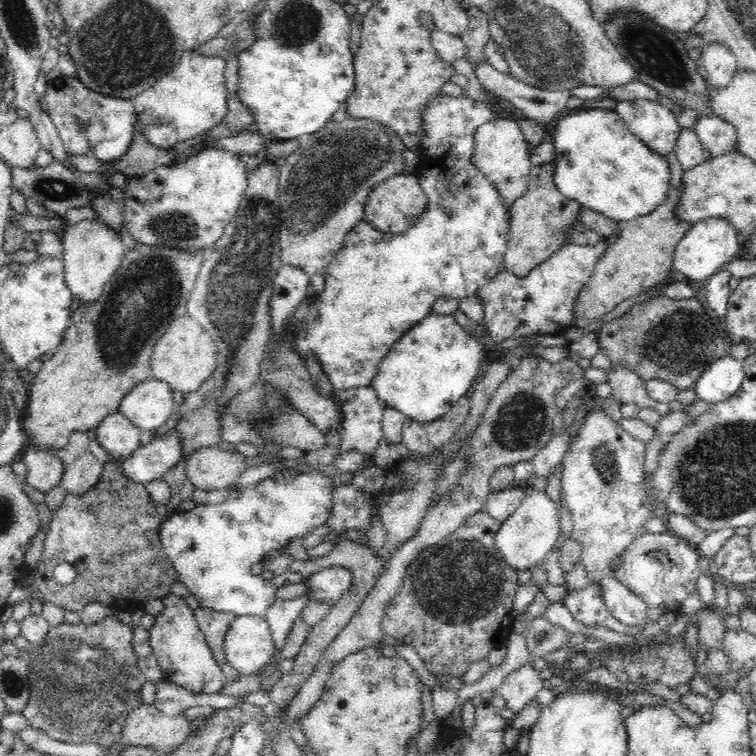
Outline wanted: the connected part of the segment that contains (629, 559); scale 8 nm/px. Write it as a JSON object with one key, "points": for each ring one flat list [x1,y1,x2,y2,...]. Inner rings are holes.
{"points":[[670,531,663,533,644,533,642,536,637,536,625,548,621,555,613,562,613,575,622,584,625,584,634,594,647,604,647,615,643,620,640,628,648,626,650,622,656,622,660,616,666,614,672,604,680,604,697,590,698,578,700,578,701,571,698,568,699,551,688,544,687,540,674,535]]}

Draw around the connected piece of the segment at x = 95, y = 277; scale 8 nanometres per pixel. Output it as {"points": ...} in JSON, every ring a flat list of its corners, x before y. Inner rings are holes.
{"points":[[98,218,85,219,67,226,61,242,65,279,72,291,72,298,76,297,81,303,98,300,107,280,120,268,124,260,124,246,120,233]]}

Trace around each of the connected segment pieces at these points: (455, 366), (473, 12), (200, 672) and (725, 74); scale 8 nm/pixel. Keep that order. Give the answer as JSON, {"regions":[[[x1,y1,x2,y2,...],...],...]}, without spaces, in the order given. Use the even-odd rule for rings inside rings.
{"regions":[[[430,313,392,345,370,387,386,407,394,408,410,420,434,422,467,396,480,371,482,357,482,340,468,333,453,315]],[[472,6,466,12,469,24,461,38,465,42,464,58,474,68,479,63,480,58,484,56,485,44,491,39,489,19,484,12,480,12]],[[172,592,163,596,161,601,163,602,163,609,155,616,155,622,152,624,149,632,150,647,152,647,152,652,164,673,165,680,182,686,182,688,186,688,196,694,219,692,223,684,226,684,228,680,222,673,222,667,220,667,219,662,214,658,212,649,208,647,203,633,194,618,193,610,188,607,184,597,176,596]],[[714,41,701,49,701,69,712,87,725,87,737,71,736,55,726,43]]]}

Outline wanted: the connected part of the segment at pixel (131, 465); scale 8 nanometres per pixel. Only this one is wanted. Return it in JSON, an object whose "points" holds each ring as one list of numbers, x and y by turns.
{"points":[[174,432,154,438,150,444,138,447,125,459,118,461,125,476,132,482,146,484,162,479,181,460,182,443]]}

